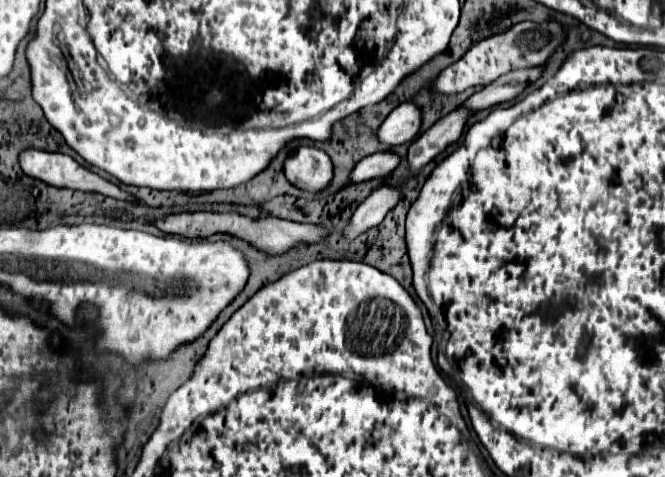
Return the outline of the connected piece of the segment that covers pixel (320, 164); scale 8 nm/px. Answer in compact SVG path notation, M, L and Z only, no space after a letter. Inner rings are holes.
M299 146L283 162L283 172L287 180L303 190L317 192L329 184L333 176L331 158L313 146Z

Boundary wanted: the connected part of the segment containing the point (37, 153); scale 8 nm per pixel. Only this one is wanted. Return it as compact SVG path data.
M27 148L19 154L19 166L21 170L31 176L31 178L37 178L45 184L51 184L51 186L61 186L61 188L73 188L73 190L81 190L81 192L99 192L103 196L111 196L111 198L117 198L117 200L131 200L135 202L135 198L131 198L127 192L123 192L121 188L117 188L115 184L111 184L109 180L97 176L95 172L79 166L71 156L67 154L59 154L59 152L45 152L45 150L35 150L35 148Z

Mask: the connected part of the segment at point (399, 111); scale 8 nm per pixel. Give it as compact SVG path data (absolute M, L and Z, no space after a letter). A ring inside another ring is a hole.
M405 102L397 106L385 122L377 130L377 140L387 146L401 146L405 142L411 142L421 126L421 112L417 110L415 104Z

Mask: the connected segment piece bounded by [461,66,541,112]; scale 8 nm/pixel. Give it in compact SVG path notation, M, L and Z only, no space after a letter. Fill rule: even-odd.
M541 66L527 68L527 70L513 70L505 74L503 78L497 78L497 82L485 86L483 90L475 92L471 98L467 98L461 108L469 112L479 112L485 108L493 108L501 102L513 100L517 94L523 92L523 88L531 82L535 82L541 76Z

